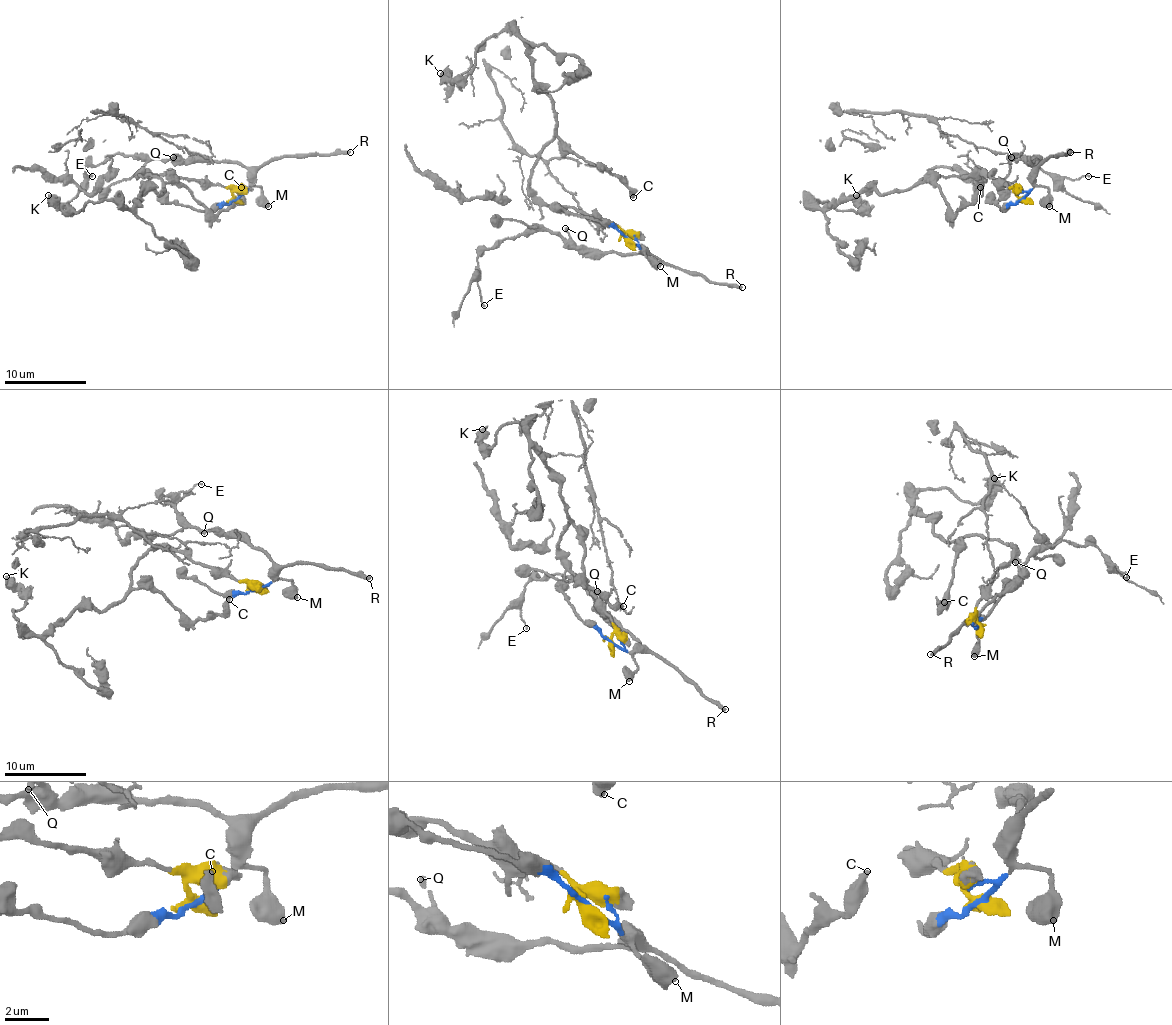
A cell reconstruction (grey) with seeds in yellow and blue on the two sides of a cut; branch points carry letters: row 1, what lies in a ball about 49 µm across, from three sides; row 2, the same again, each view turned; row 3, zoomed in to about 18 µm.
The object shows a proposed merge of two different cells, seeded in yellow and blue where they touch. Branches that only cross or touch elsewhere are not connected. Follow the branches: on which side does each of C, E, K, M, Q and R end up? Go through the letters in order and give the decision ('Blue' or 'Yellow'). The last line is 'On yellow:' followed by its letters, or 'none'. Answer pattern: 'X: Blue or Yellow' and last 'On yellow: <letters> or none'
C: Yellow
E: Blue
K: Yellow
M: Blue
Q: Blue
R: Blue
On yellow: C, K

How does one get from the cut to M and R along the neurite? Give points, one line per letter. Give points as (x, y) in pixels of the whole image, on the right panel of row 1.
M: (1021, 200), (1036, 186), (1044, 186), (1048, 190), (1050, 206)
R: (1021, 200), (1033, 188), (1033, 174), (1048, 157), (1070, 151)

